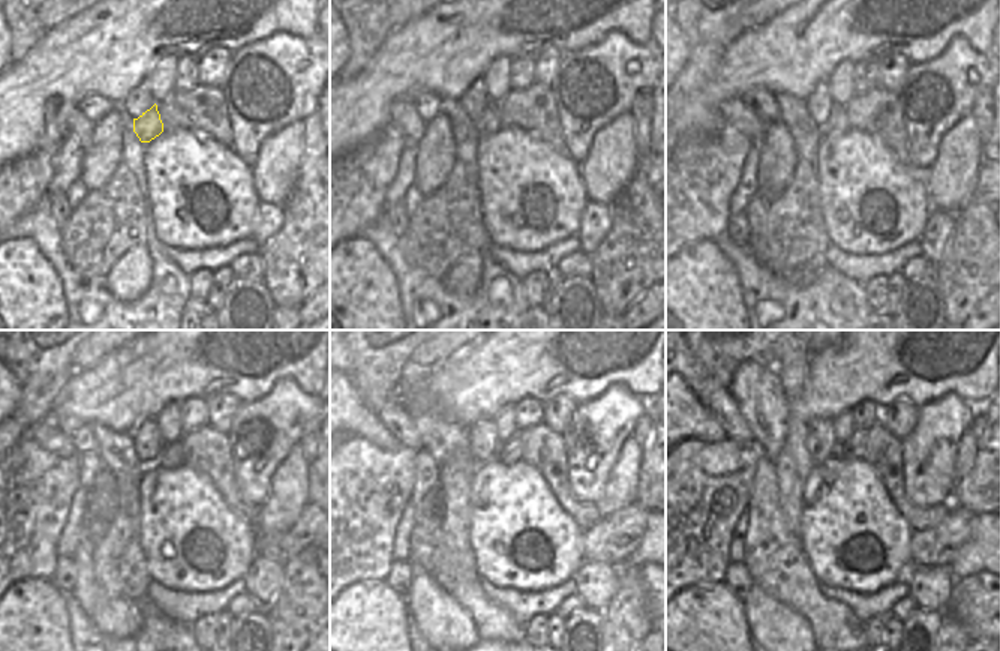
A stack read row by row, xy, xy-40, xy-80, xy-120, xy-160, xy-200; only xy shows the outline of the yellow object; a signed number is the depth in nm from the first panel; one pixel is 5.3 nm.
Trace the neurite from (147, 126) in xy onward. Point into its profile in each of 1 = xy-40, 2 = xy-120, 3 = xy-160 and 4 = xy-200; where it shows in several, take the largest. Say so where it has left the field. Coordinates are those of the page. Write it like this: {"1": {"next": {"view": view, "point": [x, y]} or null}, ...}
{"1": {"next": {"view": "xy-40", "point": [488, 123]}}, "2": {"next": {"view": "xy-120", "point": [170, 456]}}, "3": {"next": {"view": "xy-160", "point": [508, 452]}}, "4": {"next": {"view": "xy-200", "point": [853, 449]}}}

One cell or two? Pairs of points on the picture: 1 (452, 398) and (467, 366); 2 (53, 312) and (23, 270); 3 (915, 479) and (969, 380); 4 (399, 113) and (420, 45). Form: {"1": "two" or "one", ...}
{"1": "one", "2": "one", "3": "two", "4": "two"}

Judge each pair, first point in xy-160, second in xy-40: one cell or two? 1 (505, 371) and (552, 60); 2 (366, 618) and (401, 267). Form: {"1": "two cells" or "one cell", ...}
{"1": "two cells", "2": "two cells"}

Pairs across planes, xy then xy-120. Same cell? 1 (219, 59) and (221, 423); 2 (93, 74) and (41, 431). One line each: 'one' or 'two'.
1: one
2: two

